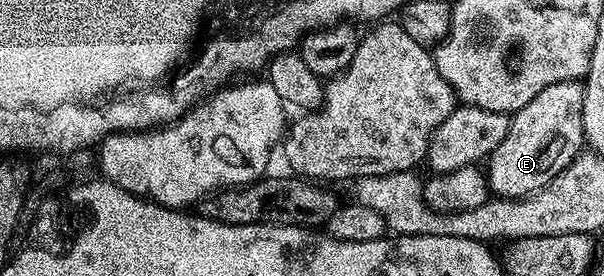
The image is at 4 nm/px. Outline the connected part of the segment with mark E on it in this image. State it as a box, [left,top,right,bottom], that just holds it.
[487,81,586,198]

